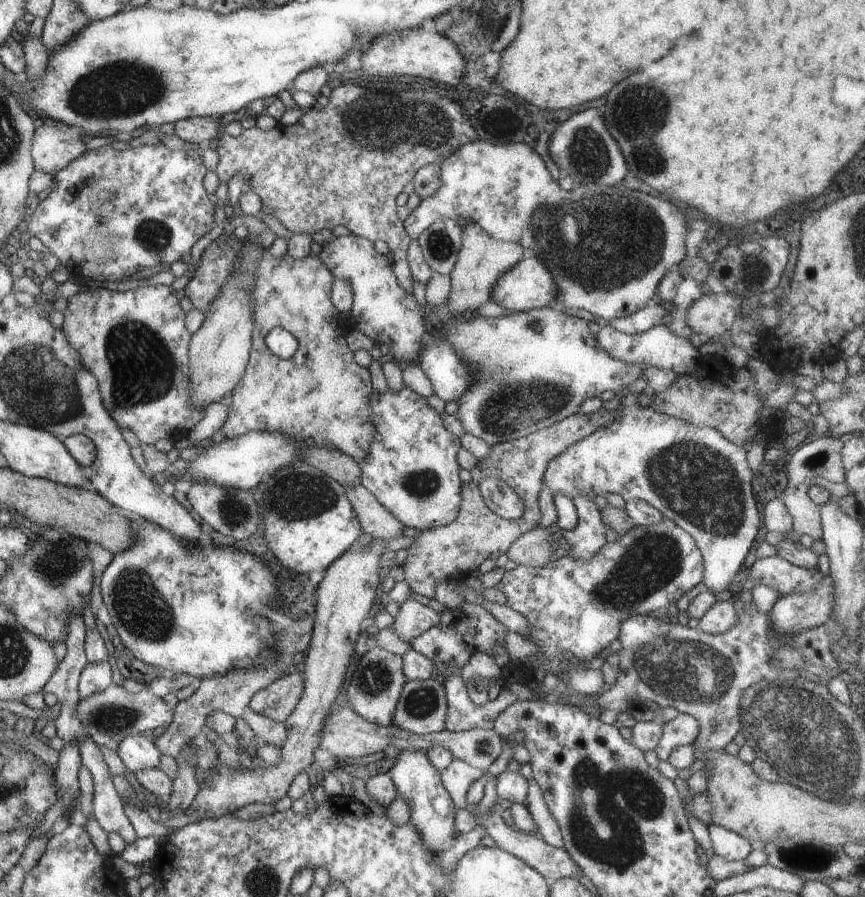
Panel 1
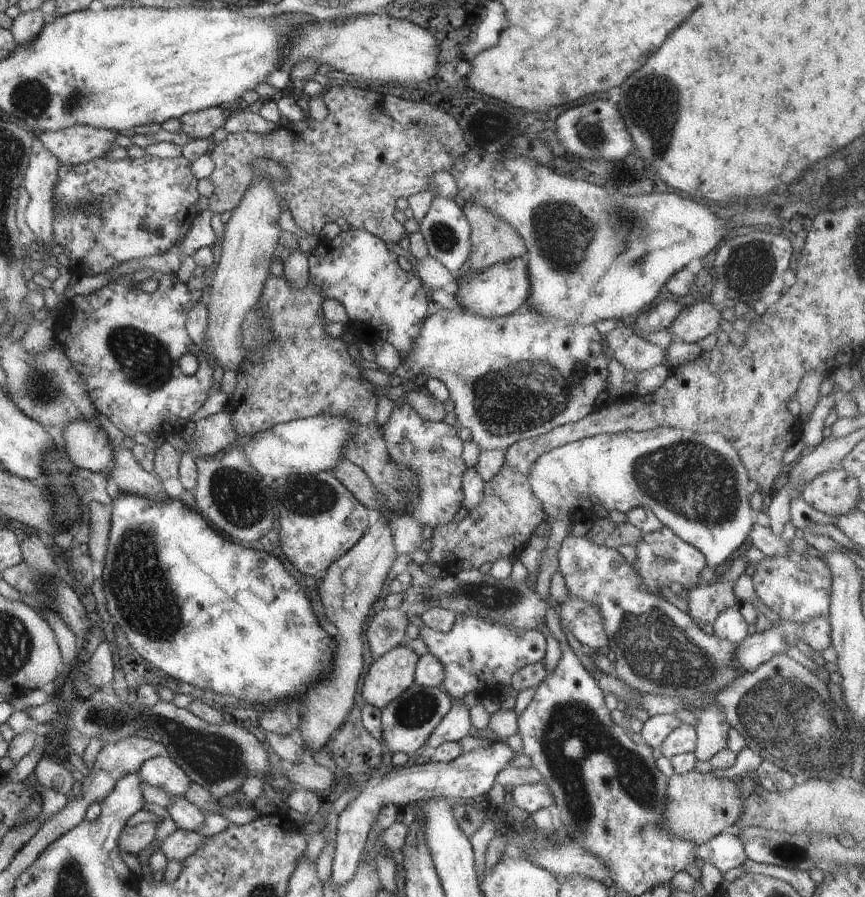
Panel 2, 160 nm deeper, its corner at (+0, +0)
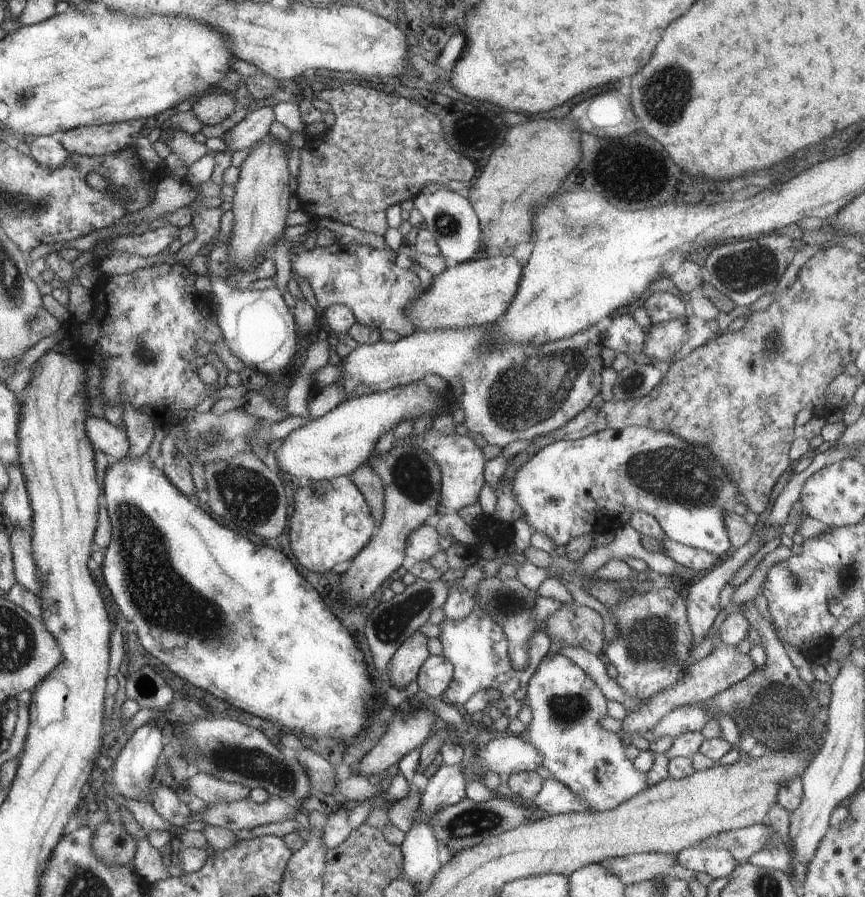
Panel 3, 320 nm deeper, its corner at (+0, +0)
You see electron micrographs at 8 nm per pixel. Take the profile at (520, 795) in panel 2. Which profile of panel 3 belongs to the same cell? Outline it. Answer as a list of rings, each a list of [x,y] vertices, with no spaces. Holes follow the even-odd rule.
[[[544,779],[542,789],[532,798],[537,815],[562,815],[588,811],[586,804],[570,788],[555,779]]]

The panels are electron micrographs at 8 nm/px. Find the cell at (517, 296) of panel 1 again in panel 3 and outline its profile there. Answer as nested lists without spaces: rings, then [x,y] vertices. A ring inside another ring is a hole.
[[[512,255],[488,257],[458,263],[433,277],[422,296],[408,308],[417,329],[468,328],[482,326],[499,320],[512,304],[521,281],[523,267]]]

